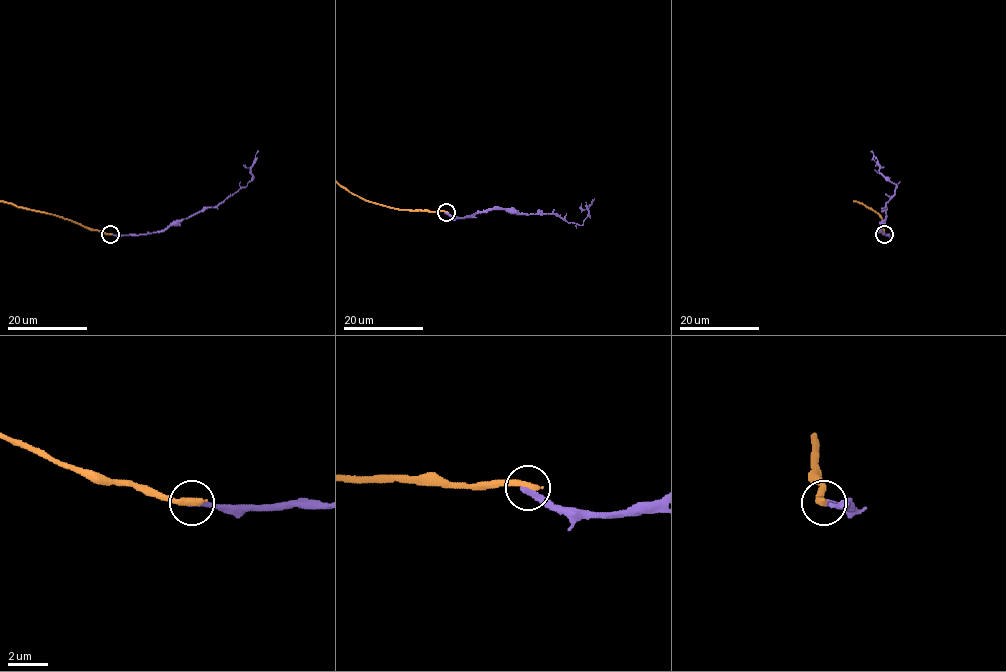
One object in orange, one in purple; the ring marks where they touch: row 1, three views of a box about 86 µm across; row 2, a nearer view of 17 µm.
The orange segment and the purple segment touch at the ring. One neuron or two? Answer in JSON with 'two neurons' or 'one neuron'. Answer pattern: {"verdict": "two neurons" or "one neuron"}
{"verdict": "two neurons"}

